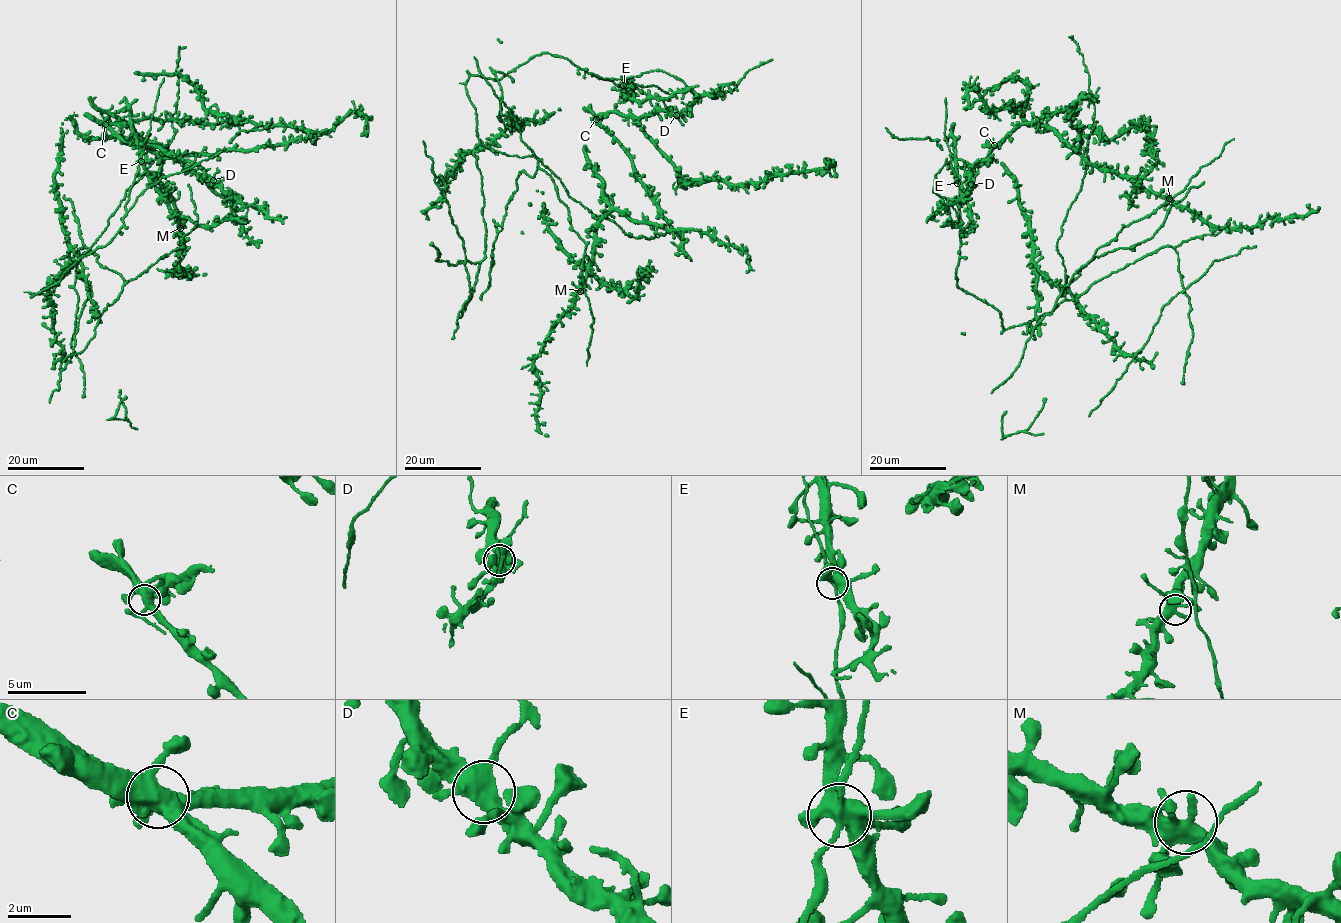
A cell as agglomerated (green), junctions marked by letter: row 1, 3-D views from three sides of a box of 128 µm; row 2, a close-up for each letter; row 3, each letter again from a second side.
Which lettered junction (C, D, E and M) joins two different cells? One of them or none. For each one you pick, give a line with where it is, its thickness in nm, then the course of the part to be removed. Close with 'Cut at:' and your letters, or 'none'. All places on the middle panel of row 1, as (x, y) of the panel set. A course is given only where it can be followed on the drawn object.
Cut at: none

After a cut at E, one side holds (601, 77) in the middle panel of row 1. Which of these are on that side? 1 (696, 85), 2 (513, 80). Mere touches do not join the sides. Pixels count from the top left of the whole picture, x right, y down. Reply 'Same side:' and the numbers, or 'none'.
Same side: none

